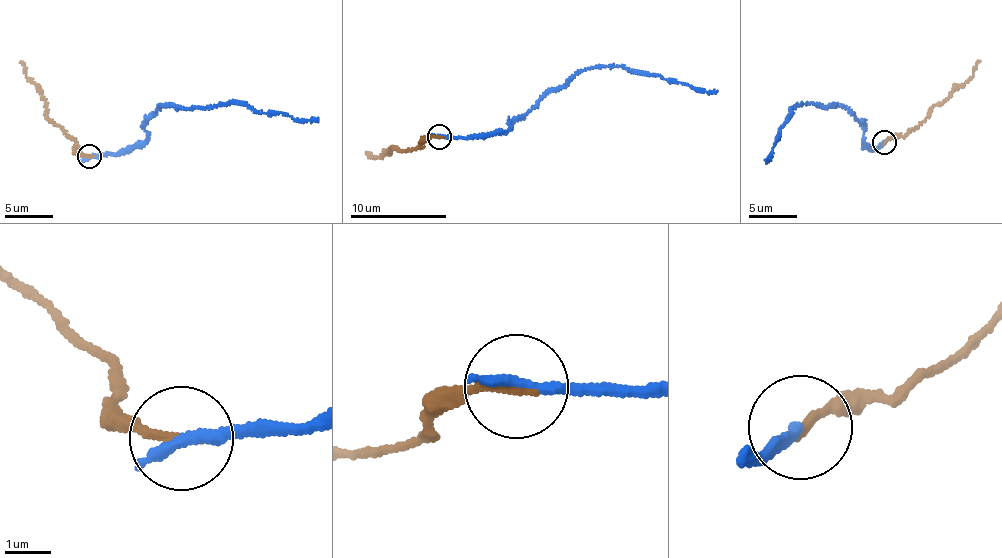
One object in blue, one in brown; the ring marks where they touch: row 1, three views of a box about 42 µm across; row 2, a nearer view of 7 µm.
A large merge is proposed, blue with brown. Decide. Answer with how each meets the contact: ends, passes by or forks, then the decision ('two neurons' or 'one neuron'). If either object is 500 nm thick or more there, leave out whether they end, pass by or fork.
blue ends | brown ends | two neurons

